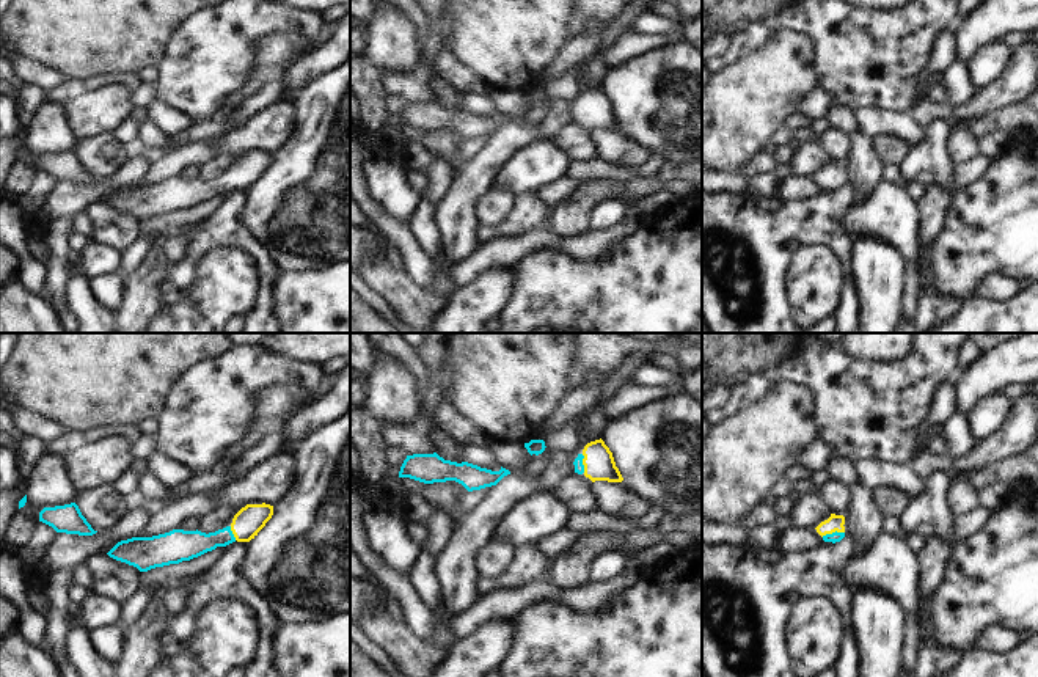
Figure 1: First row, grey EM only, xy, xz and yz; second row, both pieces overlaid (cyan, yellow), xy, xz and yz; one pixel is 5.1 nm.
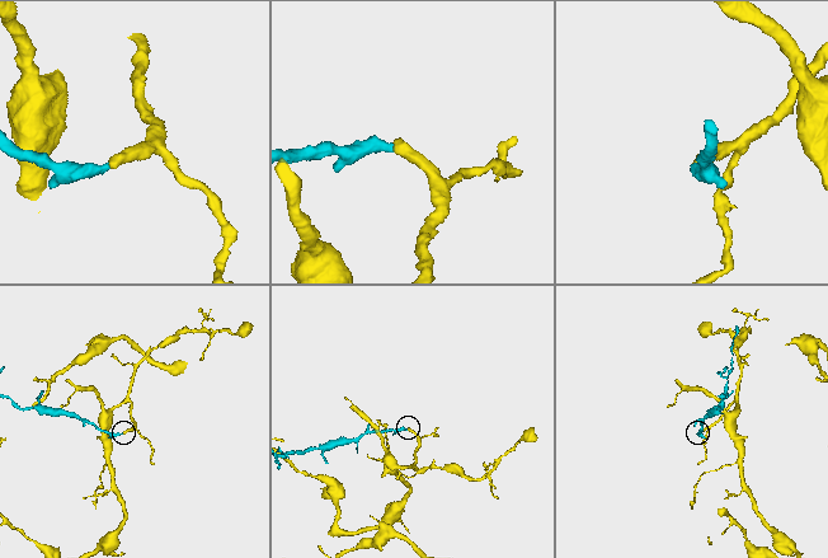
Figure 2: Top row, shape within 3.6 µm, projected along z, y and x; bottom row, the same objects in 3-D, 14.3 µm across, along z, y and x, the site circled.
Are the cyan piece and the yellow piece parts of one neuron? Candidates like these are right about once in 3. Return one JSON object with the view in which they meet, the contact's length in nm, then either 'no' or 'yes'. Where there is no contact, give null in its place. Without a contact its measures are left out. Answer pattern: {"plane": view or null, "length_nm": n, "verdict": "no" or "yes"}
{"plane": "yz", "length_nm": 120, "verdict": "yes"}

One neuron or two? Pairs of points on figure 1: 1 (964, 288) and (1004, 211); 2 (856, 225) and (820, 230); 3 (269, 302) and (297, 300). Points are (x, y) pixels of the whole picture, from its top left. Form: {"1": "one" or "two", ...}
{"1": "one", "2": "two", "3": "two"}

